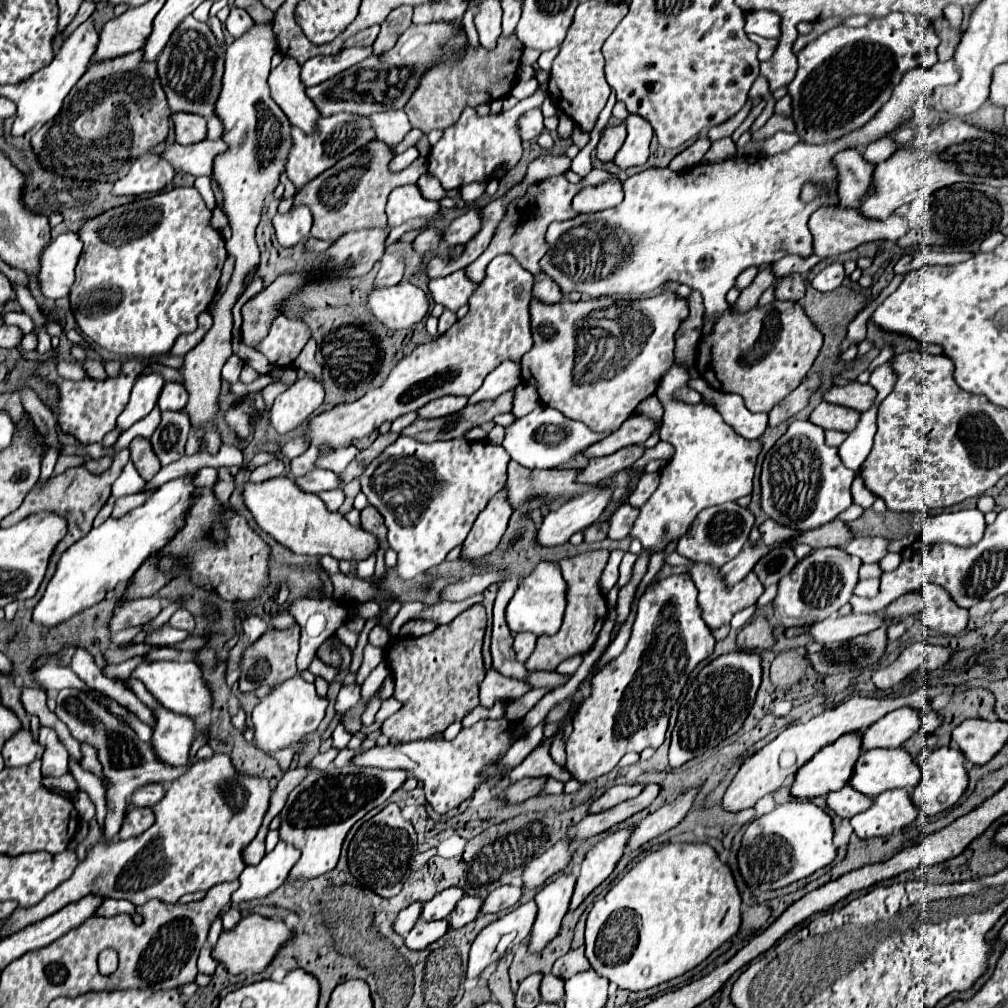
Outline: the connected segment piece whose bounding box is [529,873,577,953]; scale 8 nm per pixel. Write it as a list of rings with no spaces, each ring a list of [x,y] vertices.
[[[559,873],[553,877],[553,881],[537,891],[535,903],[539,907],[539,913],[529,935],[529,951],[541,951],[559,933],[561,919],[569,909],[575,881],[577,877],[573,873]]]

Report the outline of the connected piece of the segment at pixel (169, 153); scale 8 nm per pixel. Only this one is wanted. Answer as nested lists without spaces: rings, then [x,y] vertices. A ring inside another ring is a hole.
[[[201,141],[197,145],[171,145],[165,149],[165,157],[169,157],[171,165],[177,171],[191,175],[207,175],[213,177],[213,159],[227,151],[225,141]]]

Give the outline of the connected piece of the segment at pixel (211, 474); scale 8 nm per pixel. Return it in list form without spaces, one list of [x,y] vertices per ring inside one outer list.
[[[203,467],[197,471],[197,485],[201,485],[201,487],[213,487],[215,479],[217,479],[217,469]]]

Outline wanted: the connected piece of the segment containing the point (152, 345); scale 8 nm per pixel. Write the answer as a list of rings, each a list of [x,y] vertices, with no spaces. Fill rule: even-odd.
[[[177,187],[173,191],[167,191],[167,193],[149,197],[149,199],[141,199],[141,201],[133,201],[133,203],[127,203],[121,207],[113,207],[113,209],[93,217],[93,219],[85,219],[77,231],[79,239],[83,241],[83,251],[81,251],[77,267],[75,267],[75,283],[71,285],[71,291],[69,291],[69,303],[71,303],[71,309],[73,309],[73,315],[75,315],[79,329],[91,341],[95,341],[99,347],[103,347],[111,353],[117,353],[121,357],[131,357],[131,359],[153,359],[153,357],[165,355],[171,351],[171,347],[179,335],[193,333],[193,329],[197,329],[199,313],[203,313],[209,307],[209,303],[213,301],[213,297],[217,293],[221,269],[223,269],[223,263],[227,259],[225,241],[223,241],[219,231],[209,227],[209,217],[211,217],[211,211],[207,209],[203,197],[199,195],[199,191],[195,187]]]

